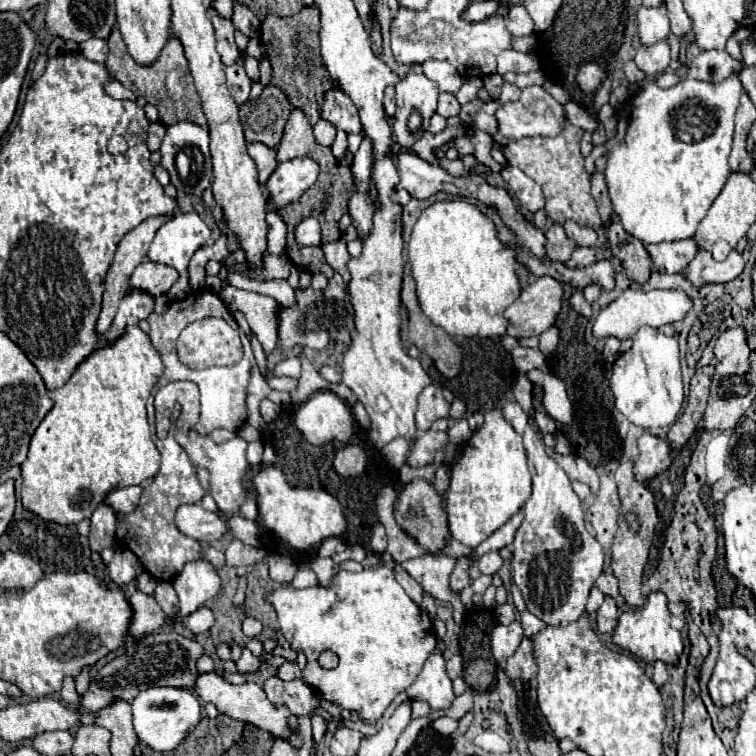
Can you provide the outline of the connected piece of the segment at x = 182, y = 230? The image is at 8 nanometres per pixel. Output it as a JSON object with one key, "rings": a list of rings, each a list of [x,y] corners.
{"rings":[[[177,213],[163,227],[159,227],[159,231],[157,231],[157,235],[155,235],[155,239],[153,239],[153,243],[151,243],[149,251],[147,251],[147,259],[171,265],[171,267],[175,267],[179,271],[179,279],[167,292],[170,301],[184,299],[192,293],[191,289],[189,289],[187,265],[189,265],[189,259],[193,257],[193,253],[207,243],[209,235],[211,235],[209,227],[203,223],[203,219],[197,213]]]}

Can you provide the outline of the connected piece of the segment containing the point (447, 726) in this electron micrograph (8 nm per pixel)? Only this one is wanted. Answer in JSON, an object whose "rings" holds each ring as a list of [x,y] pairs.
{"rings":[[[443,717],[443,719],[437,719],[437,721],[433,721],[433,729],[437,729],[443,737],[449,737],[455,729],[458,728],[459,722],[453,721],[453,719],[447,719],[447,717]]]}

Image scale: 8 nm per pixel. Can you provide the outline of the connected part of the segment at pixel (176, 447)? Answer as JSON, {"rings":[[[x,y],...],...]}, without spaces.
{"rings":[[[151,429],[151,441],[155,443],[159,453],[161,453],[161,469],[153,477],[153,483],[143,485],[143,495],[141,503],[137,509],[124,517],[127,523],[128,536],[124,538],[125,547],[137,555],[141,565],[145,567],[147,573],[151,573],[157,581],[173,581],[173,577],[179,575],[183,565],[191,559],[197,559],[201,553],[201,545],[195,539],[189,539],[183,535],[177,525],[175,525],[175,511],[179,505],[187,503],[199,503],[205,495],[201,489],[195,467],[191,465],[185,449],[175,441],[173,429],[169,431],[167,439],[157,438]]]}

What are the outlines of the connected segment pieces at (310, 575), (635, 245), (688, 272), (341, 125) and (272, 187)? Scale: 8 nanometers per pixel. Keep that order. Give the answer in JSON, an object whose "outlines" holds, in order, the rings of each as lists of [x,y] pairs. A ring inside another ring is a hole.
{"outlines":[[[[299,569],[295,573],[295,579],[291,581],[291,587],[295,587],[295,589],[307,589],[307,587],[313,587],[317,583],[319,583],[317,575],[311,569]]],[[[613,217],[611,227],[607,229],[607,239],[613,251],[613,257],[619,259],[619,263],[625,267],[627,277],[637,285],[645,285],[651,275],[651,259],[643,243],[627,235],[627,231],[623,231],[619,217]]],[[[699,251],[695,255],[695,259],[681,271],[687,281],[695,287],[703,287],[709,283],[727,283],[733,281],[745,267],[745,259],[743,255],[739,255],[737,251],[731,251],[727,255],[725,261],[715,263],[715,259],[711,259],[711,255],[707,255],[707,251]]],[[[333,87],[333,89],[329,89],[325,93],[323,105],[321,105],[321,119],[333,123],[337,129],[345,131],[347,135],[361,133],[361,123],[359,123],[357,107],[337,87]]],[[[297,157],[287,163],[279,163],[271,173],[265,189],[275,207],[285,207],[297,201],[317,179],[319,165],[309,157]]]]}

